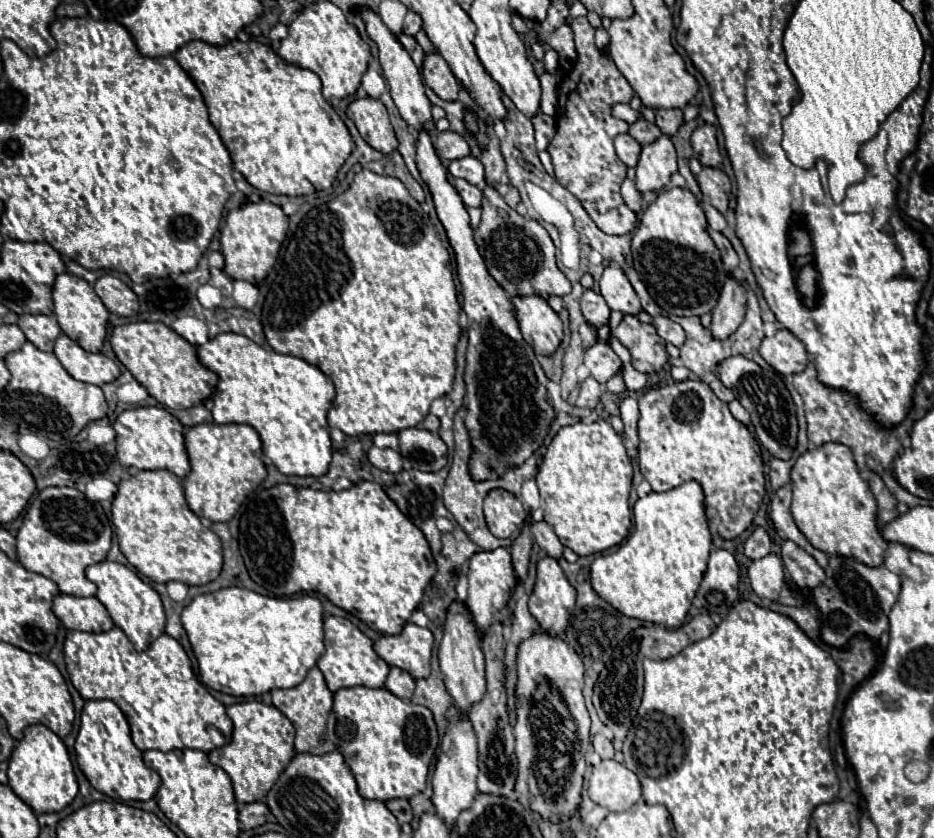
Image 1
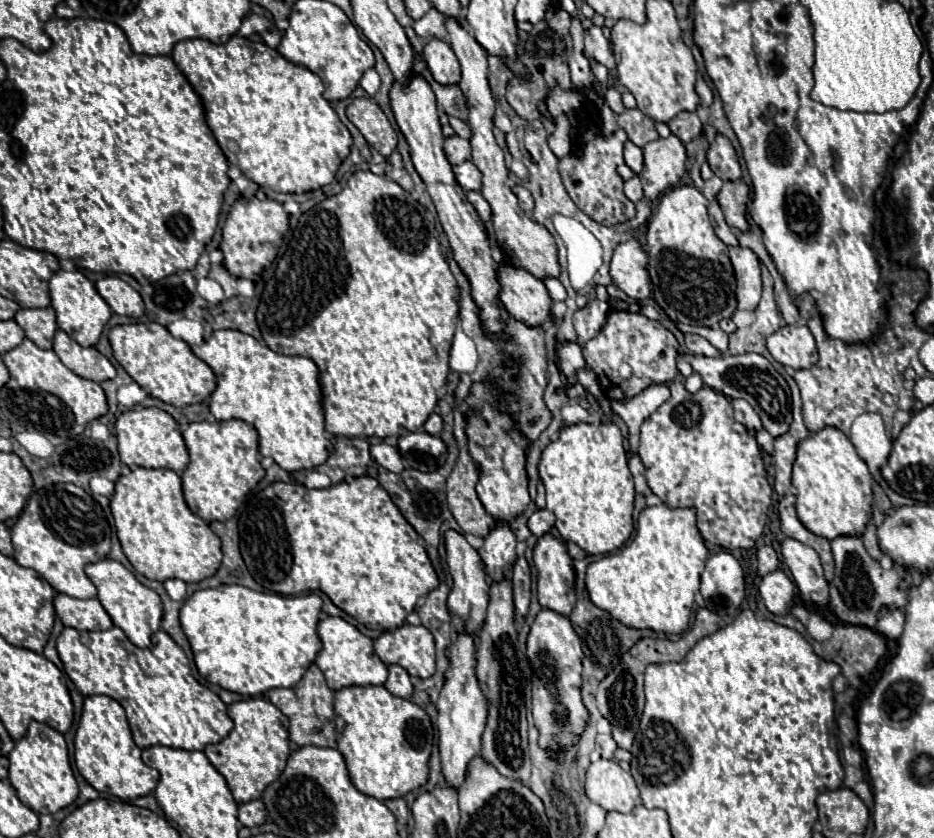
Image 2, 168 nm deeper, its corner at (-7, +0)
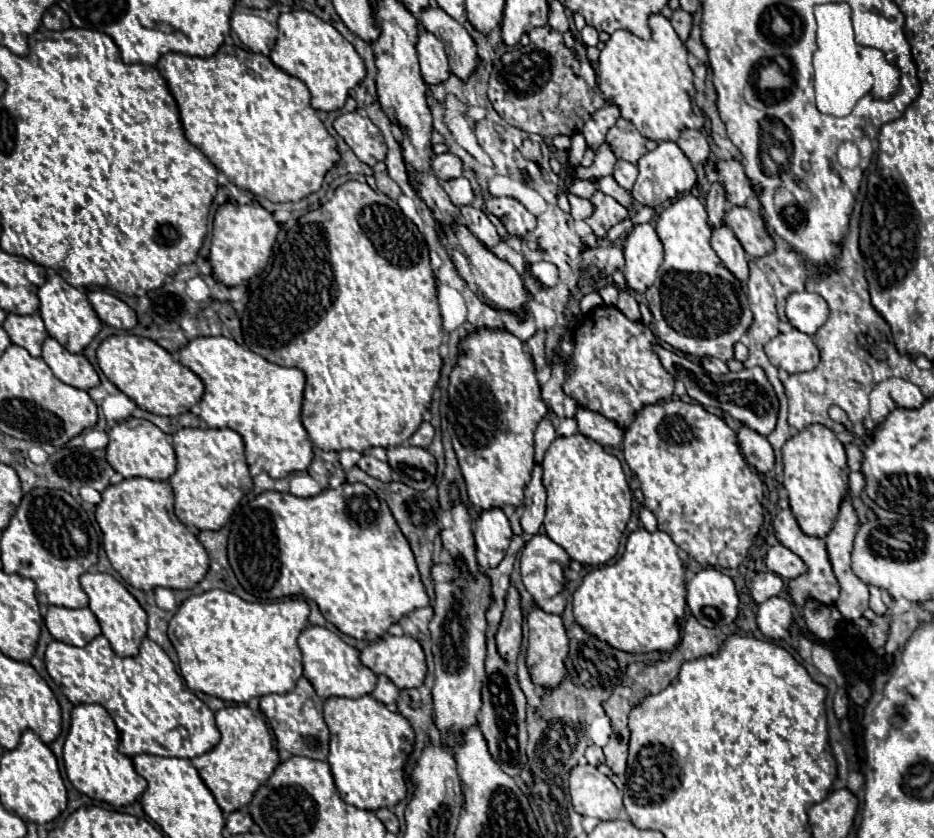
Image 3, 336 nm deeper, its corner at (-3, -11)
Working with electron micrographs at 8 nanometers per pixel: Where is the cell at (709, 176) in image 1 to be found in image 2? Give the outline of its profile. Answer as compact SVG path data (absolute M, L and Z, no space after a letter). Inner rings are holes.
M726 181L716 195L716 201L724 213L724 219L730 227L746 231L746 203L748 203L748 185L740 181Z

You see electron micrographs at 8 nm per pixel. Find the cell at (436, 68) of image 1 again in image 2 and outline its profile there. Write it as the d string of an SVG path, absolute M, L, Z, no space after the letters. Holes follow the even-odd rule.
M432 39L424 45L424 53L422 53L432 77L442 83L442 85L456 85L460 81L460 63L454 55L454 51L450 49L450 45L446 45L444 41Z

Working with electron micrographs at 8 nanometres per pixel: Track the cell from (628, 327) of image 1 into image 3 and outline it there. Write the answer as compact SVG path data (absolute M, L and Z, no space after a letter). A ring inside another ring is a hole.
M598 306L588 314L584 314L580 324L574 328L572 342L574 342L574 352L568 360L568 374L562 390L566 396L574 398L578 406L602 414L626 430L642 406L672 398L674 378L662 368L658 356L652 352L652 344L656 342L654 334L642 322L628 320L616 306Z

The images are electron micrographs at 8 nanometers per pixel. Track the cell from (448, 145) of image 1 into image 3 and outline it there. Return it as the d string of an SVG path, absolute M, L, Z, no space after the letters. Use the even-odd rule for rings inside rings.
M446 152L440 156L432 156L432 172L438 176L438 180L452 180L452 178L460 178L464 174L462 162L458 156Z

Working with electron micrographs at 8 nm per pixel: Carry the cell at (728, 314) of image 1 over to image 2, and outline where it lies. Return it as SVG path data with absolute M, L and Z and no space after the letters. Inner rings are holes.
M728 247L736 273L736 297L738 311L754 311L760 301L762 279L758 257L744 247Z

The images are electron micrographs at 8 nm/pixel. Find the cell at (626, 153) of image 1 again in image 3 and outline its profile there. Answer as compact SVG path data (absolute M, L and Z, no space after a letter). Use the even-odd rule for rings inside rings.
M618 160L616 166L614 166L614 180L624 188L624 190L632 190L634 182L636 182L636 176L638 176L638 168L630 162L624 162L624 160Z

